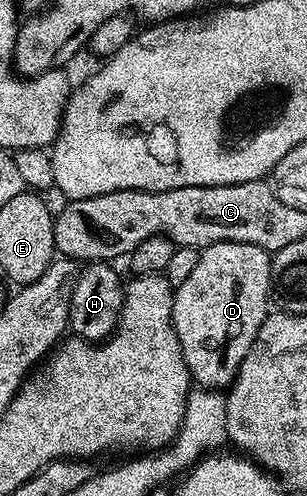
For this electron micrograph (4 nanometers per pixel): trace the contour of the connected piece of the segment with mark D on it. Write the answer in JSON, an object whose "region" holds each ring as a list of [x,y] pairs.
{"region":[[[224,241],[201,248],[192,274],[185,279],[184,285],[174,288],[172,301],[172,325],[184,353],[184,361],[190,370],[191,380],[202,389],[226,389],[233,383],[260,325],[266,320],[268,308],[272,303],[272,284],[270,281],[271,252],[256,245]]]}

